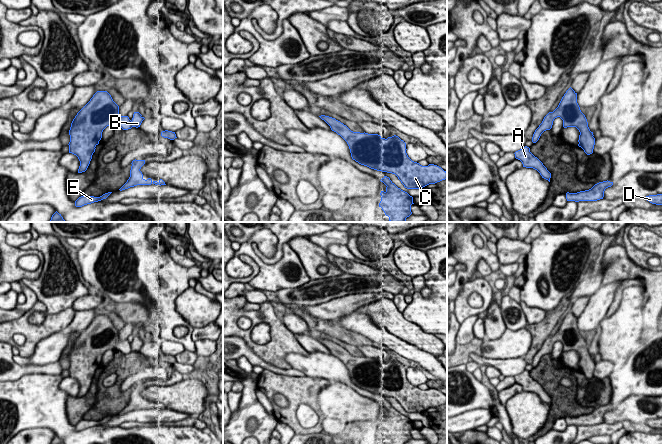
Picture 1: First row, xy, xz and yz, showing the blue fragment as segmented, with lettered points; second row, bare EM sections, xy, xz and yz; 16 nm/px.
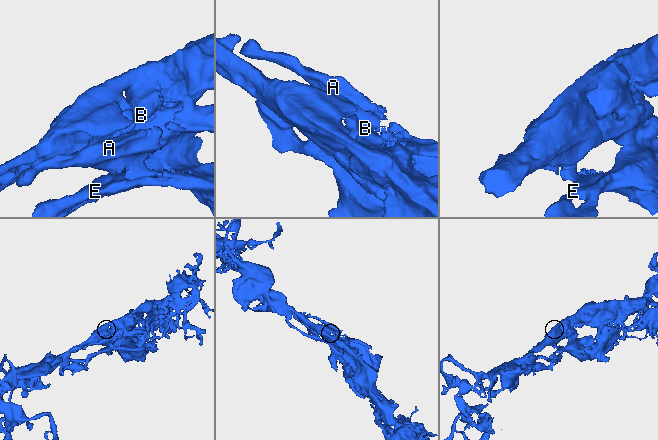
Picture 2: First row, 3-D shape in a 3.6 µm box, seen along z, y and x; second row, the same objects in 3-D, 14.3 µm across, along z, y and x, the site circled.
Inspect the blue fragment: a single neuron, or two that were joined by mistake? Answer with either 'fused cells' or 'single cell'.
single cell

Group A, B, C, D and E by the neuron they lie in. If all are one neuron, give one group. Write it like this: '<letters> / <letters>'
A B C D E

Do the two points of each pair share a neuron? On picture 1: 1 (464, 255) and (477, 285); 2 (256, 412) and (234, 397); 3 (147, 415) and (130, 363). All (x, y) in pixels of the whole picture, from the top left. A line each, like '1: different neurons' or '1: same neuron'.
1: different neurons
2: different neurons
3: different neurons

